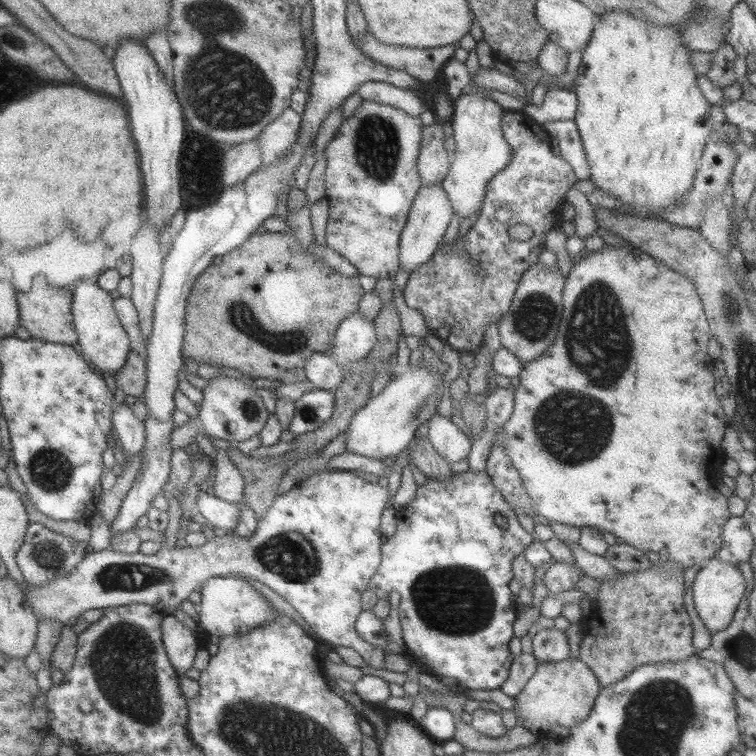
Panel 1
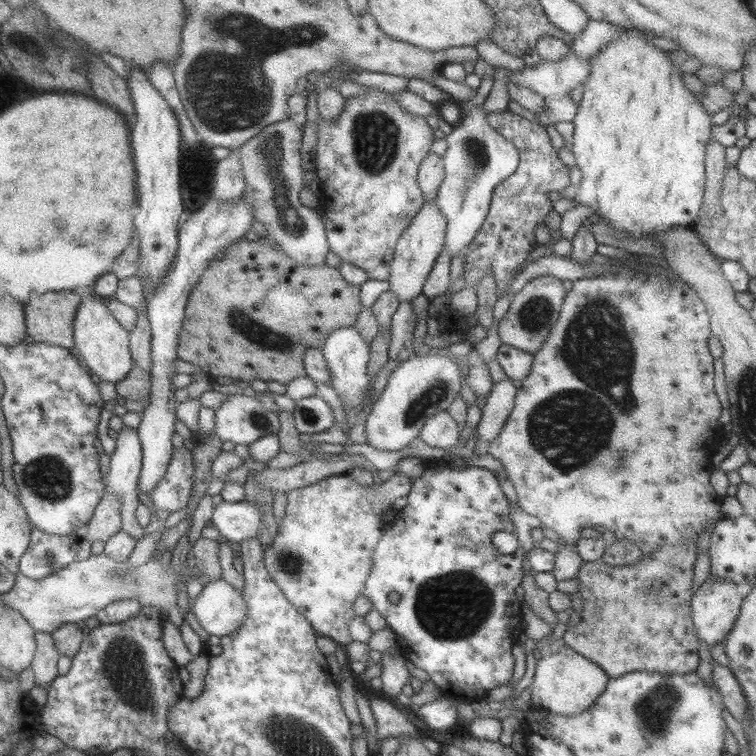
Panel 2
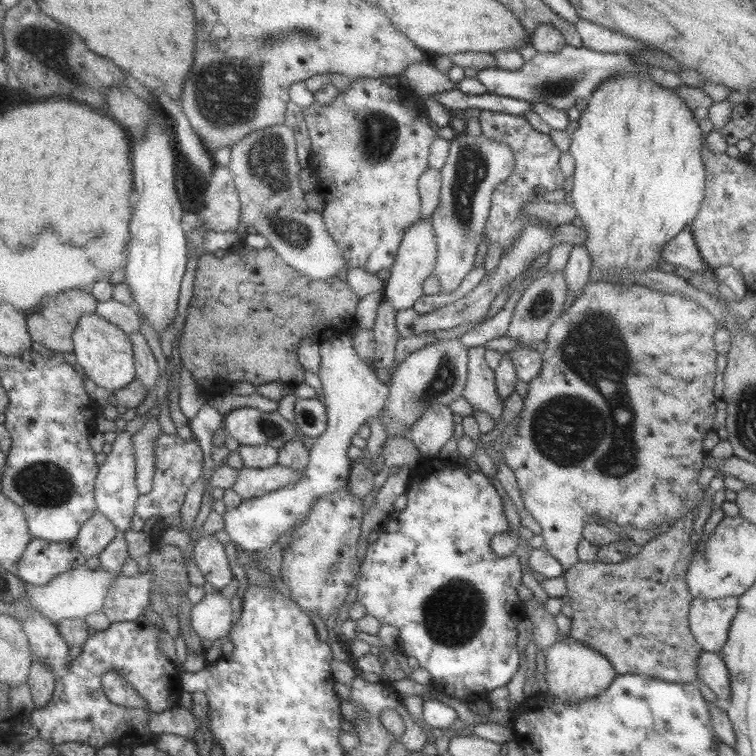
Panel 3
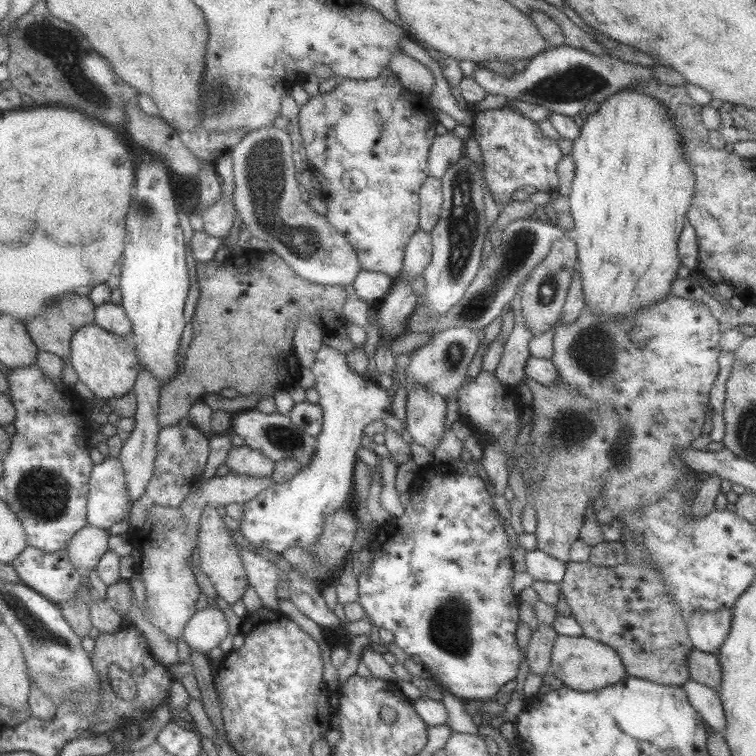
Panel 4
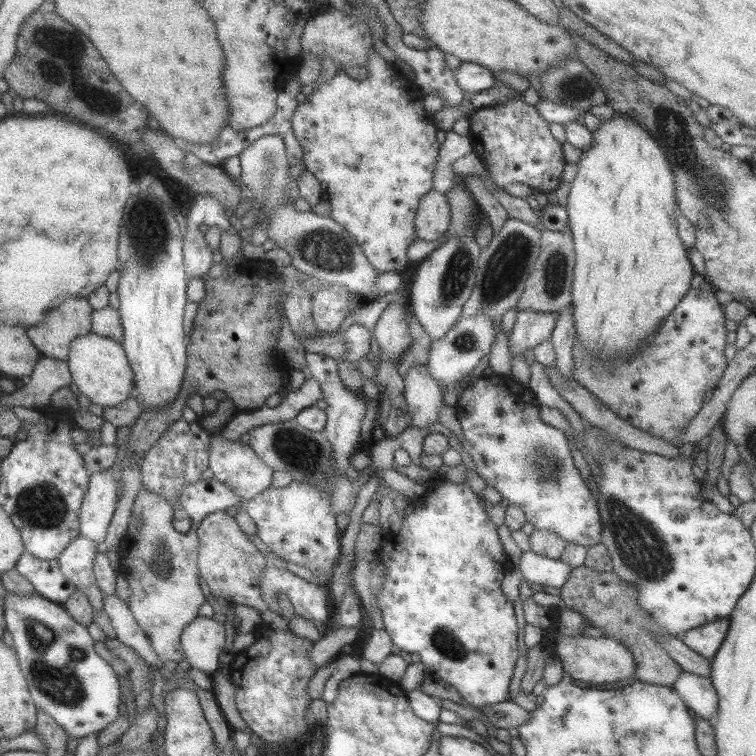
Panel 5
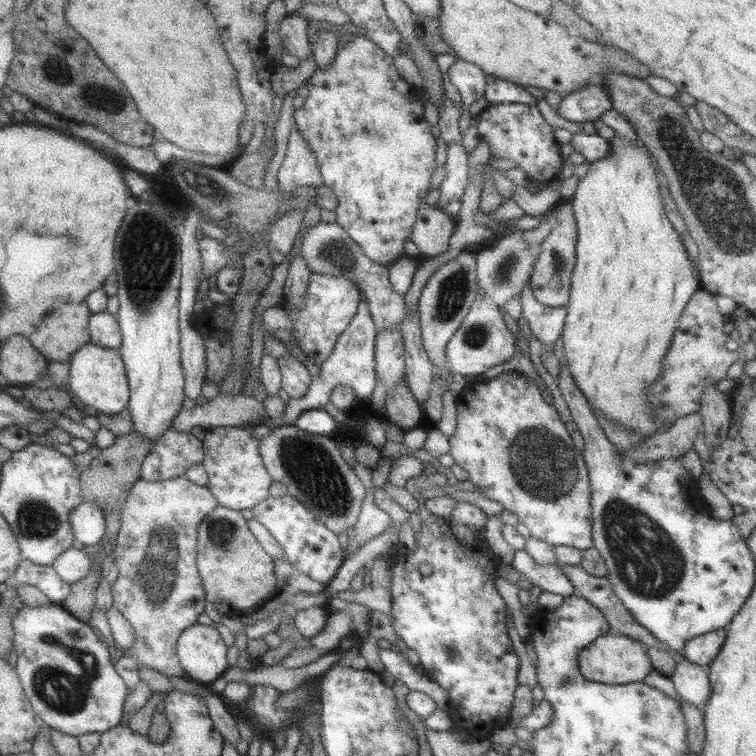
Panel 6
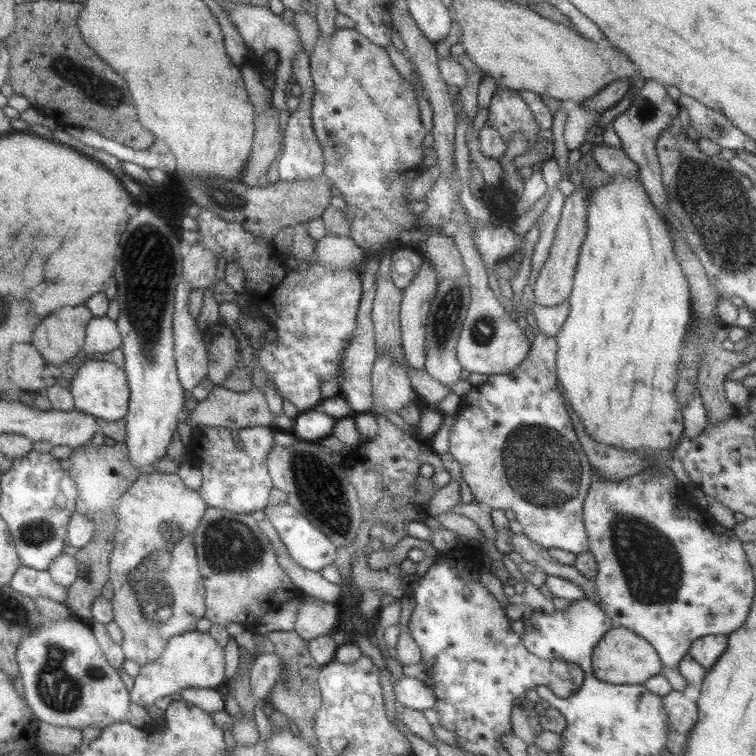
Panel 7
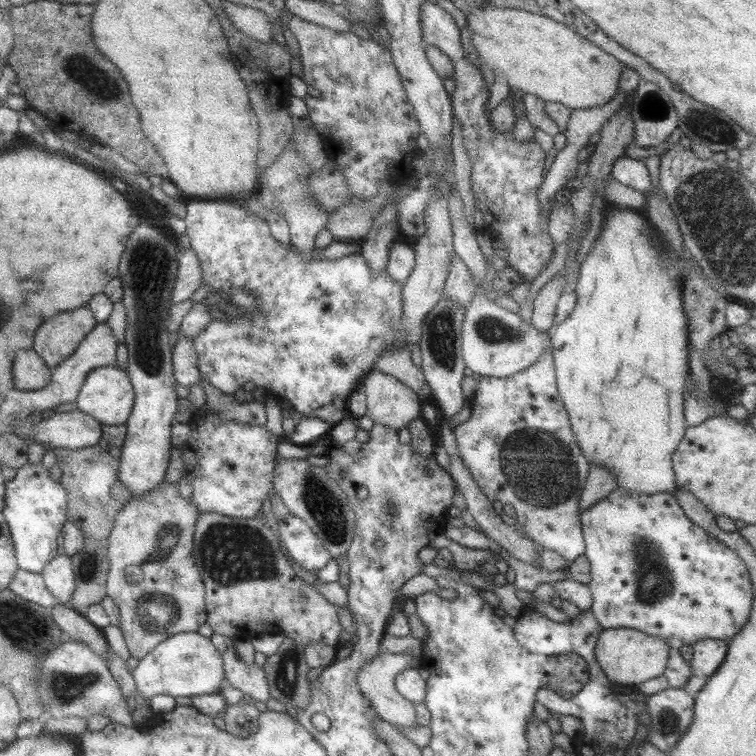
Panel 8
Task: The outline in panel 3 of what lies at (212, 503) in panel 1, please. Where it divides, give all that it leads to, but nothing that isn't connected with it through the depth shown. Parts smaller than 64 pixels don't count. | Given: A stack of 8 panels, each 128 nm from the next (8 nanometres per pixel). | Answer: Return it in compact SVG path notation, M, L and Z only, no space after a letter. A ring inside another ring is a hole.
M340 332L325 338L319 347L319 374L323 393L323 404L327 412L326 430L314 439L309 449L309 462L303 469L299 481L275 489L263 496L242 500L239 506L225 510L221 516L223 530L236 547L251 554L262 554L267 546L291 532L297 522L307 516L309 506L331 492L348 484L349 468L353 460L347 457L347 448L351 446L351 436L372 418L381 419L383 406L387 400L386 383L381 383L370 364L363 362L351 346L351 337Z

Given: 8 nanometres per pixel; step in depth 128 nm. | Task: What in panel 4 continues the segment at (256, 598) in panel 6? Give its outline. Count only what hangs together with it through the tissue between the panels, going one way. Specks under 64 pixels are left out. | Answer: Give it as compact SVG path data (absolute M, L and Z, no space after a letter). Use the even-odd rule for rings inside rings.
M205 506L200 516L198 528L197 548L199 549L199 569L207 576L217 595L221 596L229 605L241 599L247 588L245 569L237 551L236 542L229 535L221 516L213 506Z

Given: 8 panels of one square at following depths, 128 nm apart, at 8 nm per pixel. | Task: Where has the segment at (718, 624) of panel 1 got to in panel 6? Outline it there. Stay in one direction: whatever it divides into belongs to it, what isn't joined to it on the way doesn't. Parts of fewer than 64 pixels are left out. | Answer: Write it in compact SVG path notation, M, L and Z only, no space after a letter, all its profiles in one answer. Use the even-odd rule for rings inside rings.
M724 628L695 636L685 644L682 651L683 658L697 665L709 666L722 648L726 632Z

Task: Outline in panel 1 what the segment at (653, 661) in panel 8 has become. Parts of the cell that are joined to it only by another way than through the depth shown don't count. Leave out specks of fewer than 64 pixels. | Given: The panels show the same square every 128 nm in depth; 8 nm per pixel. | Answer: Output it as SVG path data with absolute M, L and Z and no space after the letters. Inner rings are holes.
M569 656L560 662L538 662L535 673L519 695L511 697L515 701L511 710L514 711L515 718L519 717L516 724L529 729L535 738L547 737L552 734L551 727L555 724L570 729L585 720L599 690L601 687L595 675L578 658Z

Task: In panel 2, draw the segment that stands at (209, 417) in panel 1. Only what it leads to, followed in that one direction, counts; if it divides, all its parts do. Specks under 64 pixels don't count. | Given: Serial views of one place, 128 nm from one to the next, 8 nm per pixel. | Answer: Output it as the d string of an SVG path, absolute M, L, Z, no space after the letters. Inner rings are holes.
M231 394L215 411L215 430L219 440L233 444L251 444L267 434L277 434L280 421L259 400L243 394Z

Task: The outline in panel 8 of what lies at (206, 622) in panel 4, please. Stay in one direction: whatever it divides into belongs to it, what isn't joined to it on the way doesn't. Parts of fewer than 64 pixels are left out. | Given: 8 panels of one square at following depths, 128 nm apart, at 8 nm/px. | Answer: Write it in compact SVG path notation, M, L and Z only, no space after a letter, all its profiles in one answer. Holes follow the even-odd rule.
M197 632L176 633L169 639L159 642L155 649L147 652L131 672L136 695L151 699L157 694L175 697L191 697L199 694L220 693L224 682L221 656L209 638Z

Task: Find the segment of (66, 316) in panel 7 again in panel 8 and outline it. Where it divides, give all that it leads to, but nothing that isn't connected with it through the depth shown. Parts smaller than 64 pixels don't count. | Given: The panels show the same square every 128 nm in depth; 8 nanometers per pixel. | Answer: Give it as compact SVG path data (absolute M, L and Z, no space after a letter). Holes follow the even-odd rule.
M87 307L54 313L37 328L33 349L52 369L73 353L85 334L97 323Z

